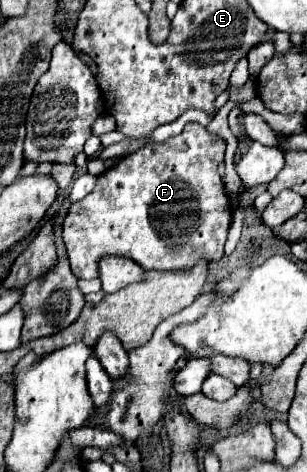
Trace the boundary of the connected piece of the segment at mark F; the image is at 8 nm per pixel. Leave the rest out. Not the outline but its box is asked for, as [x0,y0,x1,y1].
[62,122,232,278]

